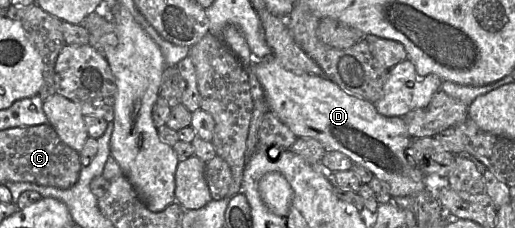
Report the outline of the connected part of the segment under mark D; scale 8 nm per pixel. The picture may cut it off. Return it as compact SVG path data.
M272 58L258 59L253 62L253 70L265 95L269 110L286 124L297 137L311 137L318 140L326 149L342 152L378 179L389 185L391 197L407 196L423 191L425 175L412 166L405 155L405 149L412 140L402 117L386 117L378 113L375 105L354 96L340 88L325 76L315 76L294 72L283 68Z

